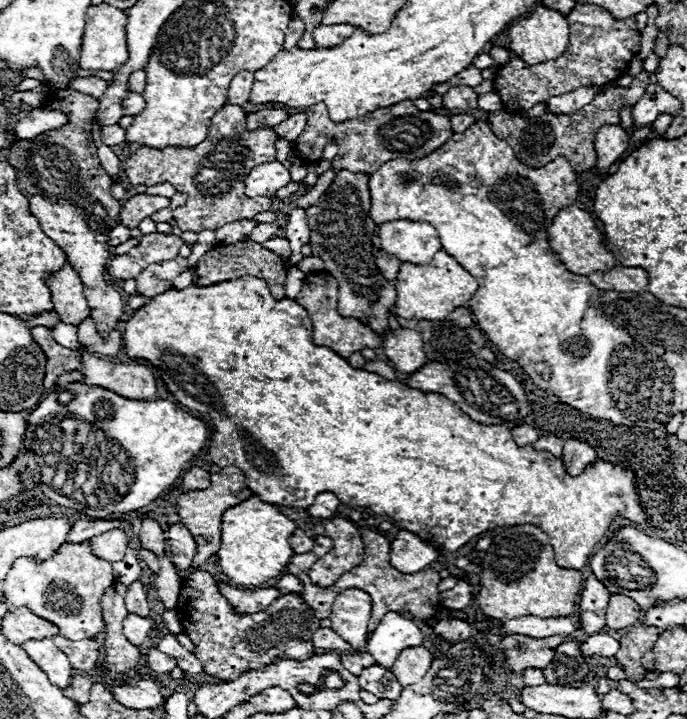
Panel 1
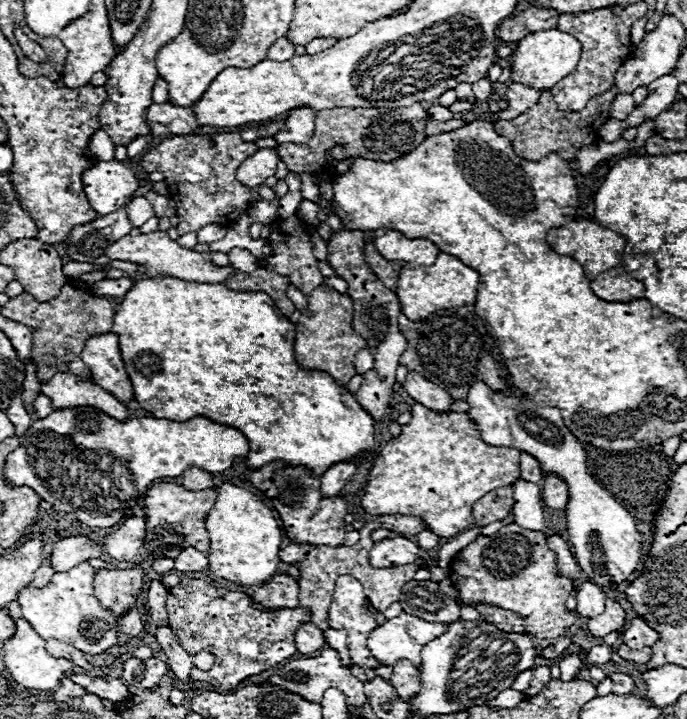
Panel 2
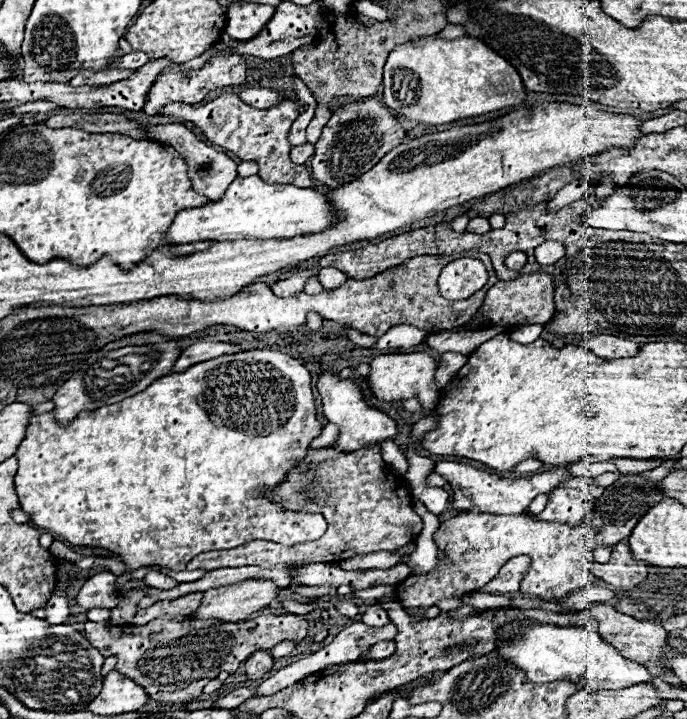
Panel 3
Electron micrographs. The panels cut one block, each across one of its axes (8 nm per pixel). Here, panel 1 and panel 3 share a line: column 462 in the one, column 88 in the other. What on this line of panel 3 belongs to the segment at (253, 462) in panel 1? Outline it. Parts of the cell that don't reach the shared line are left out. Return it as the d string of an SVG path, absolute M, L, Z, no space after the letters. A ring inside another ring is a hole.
M248 350L248 352L236 352L236 354L226 354L218 356L200 364L190 366L186 372L178 374L168 374L150 384L144 392L126 398L118 404L102 406L94 412L82 412L76 416L76 420L60 428L52 414L38 414L28 420L26 426L26 436L22 444L16 450L18 458L18 474L14 478L16 492L22 504L22 510L32 516L32 522L46 530L54 532L56 536L64 538L72 546L100 546L108 548L121 556L128 564L128 568L142 568L142 566L162 566L174 572L186 570L186 564L190 558L210 552L210 550L228 550L234 546L242 546L250 540L272 540L284 546L292 546L298 542L310 542L322 536L324 532L324 516L318 514L304 514L304 512L290 512L284 510L282 504L268 500L264 494L274 490L288 474L302 456L310 450L310 442L318 438L322 432L322 424L316 418L316 406L312 398L312 386L310 386L310 372L300 364L296 358L284 354L284 352L272 352L272 350ZM290 388L294 388L294 412L288 418L290 412Z

